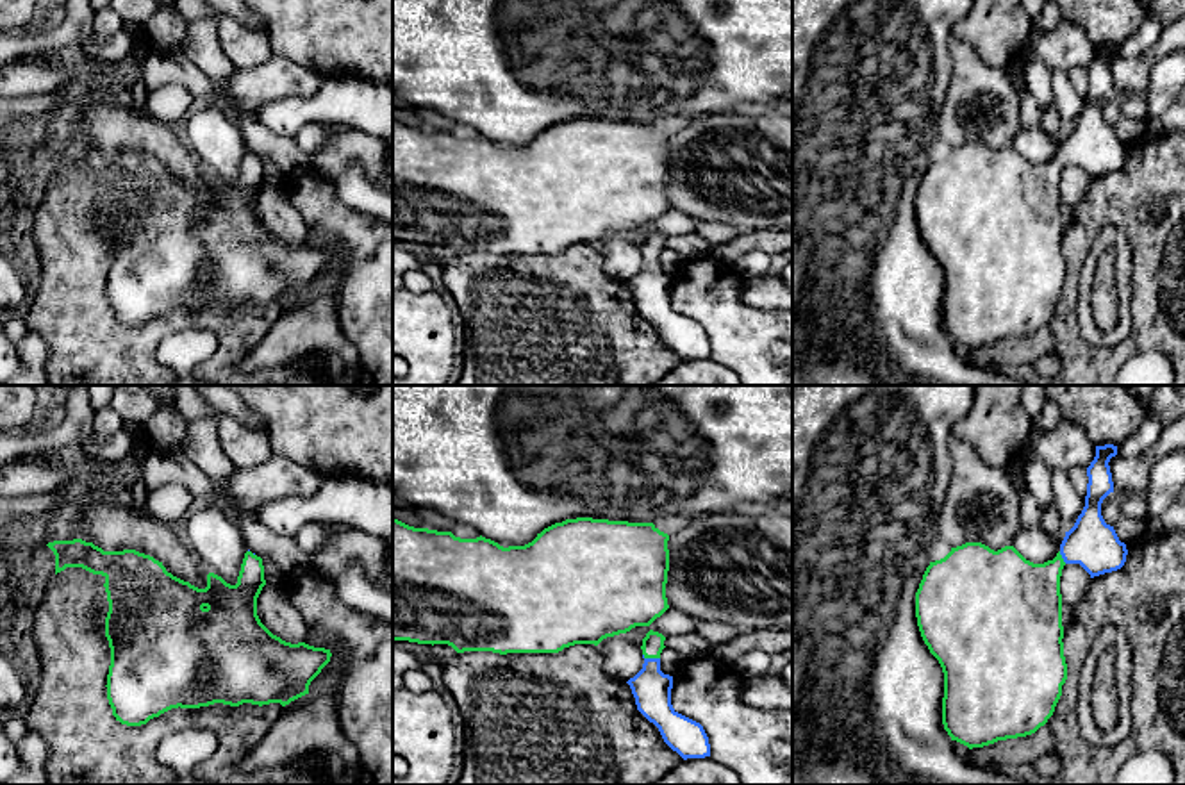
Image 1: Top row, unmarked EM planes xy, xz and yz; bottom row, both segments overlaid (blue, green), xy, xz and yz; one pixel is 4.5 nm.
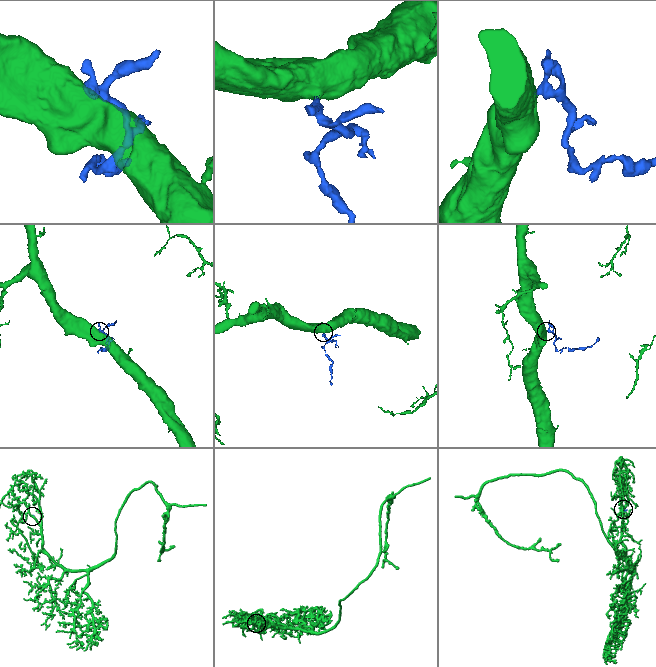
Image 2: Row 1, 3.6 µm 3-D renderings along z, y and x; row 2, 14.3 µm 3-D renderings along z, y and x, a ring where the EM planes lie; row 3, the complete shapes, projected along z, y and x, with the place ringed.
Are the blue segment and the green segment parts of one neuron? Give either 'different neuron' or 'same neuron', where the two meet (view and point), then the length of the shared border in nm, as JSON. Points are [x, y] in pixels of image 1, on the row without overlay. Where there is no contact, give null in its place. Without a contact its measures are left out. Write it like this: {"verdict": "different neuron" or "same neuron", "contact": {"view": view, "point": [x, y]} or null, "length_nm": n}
{"verdict": "same neuron", "contact": {"view": "xz", "point": [652, 259]}, "length_nm": 80}

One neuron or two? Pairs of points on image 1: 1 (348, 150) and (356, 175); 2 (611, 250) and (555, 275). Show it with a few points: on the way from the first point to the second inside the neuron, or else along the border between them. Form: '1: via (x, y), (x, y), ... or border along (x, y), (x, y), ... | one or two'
1: border along (332, 179), (354, 163), (359, 163), (373, 188) | two
2: border along (596, 247), (604, 270), (625, 282) | two

